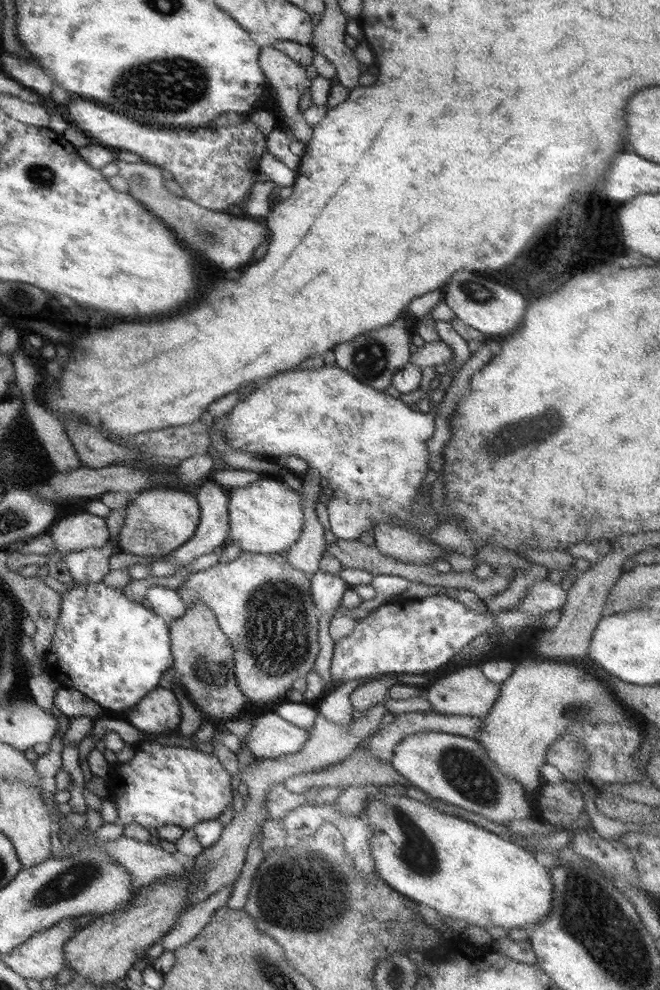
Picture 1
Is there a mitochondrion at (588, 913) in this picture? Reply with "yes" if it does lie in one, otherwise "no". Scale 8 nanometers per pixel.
yes

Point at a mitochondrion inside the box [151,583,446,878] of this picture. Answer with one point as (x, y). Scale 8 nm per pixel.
(209, 676)

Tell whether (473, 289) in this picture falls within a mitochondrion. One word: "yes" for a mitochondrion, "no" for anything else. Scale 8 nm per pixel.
yes

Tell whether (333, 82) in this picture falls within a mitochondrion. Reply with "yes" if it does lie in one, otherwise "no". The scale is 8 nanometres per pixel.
no

